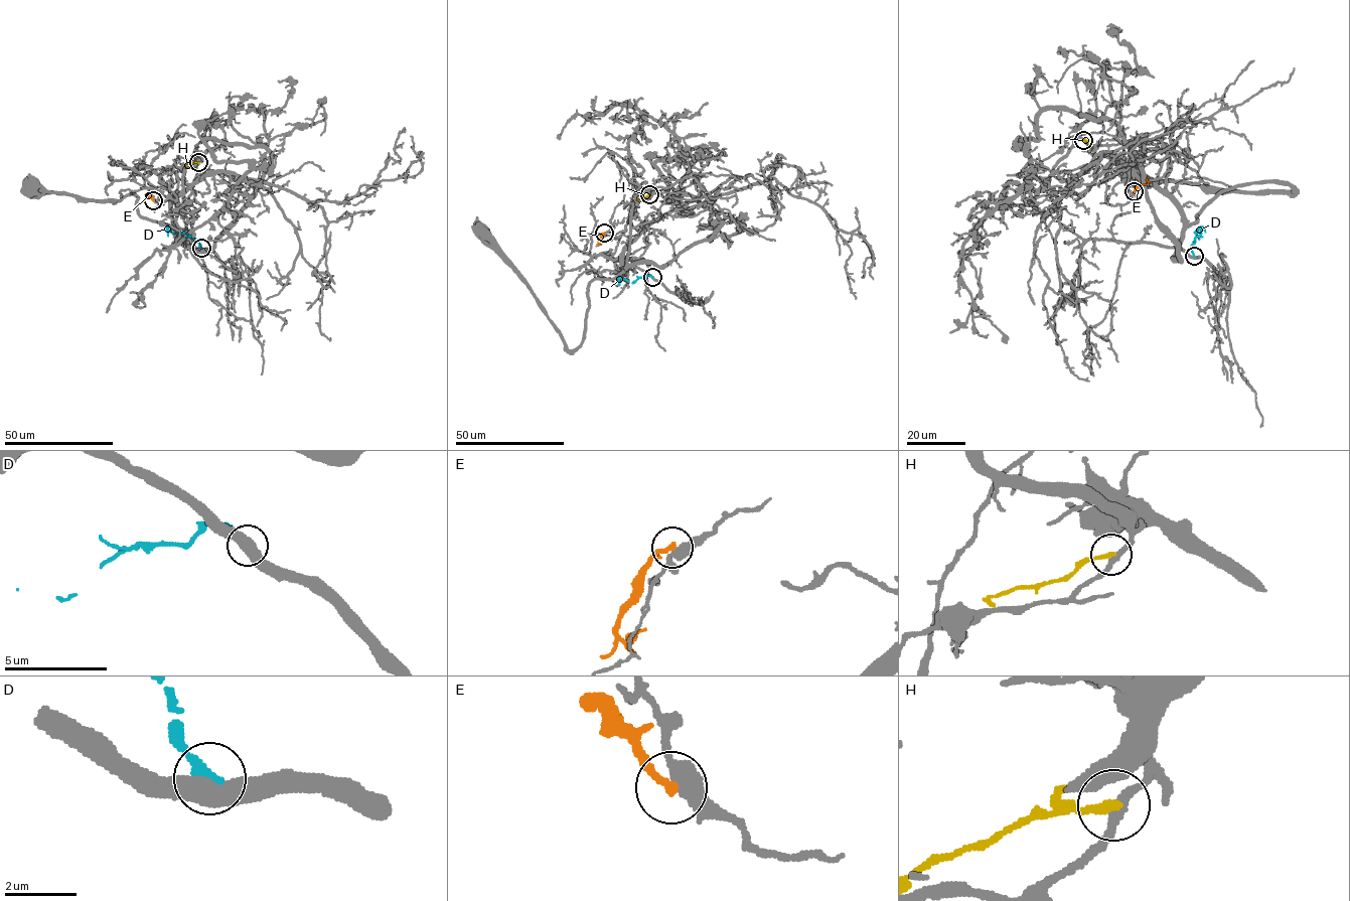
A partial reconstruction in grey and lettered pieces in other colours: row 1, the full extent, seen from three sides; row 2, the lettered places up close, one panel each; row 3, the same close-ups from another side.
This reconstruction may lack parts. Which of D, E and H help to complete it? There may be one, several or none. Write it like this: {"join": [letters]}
{"join": []}

